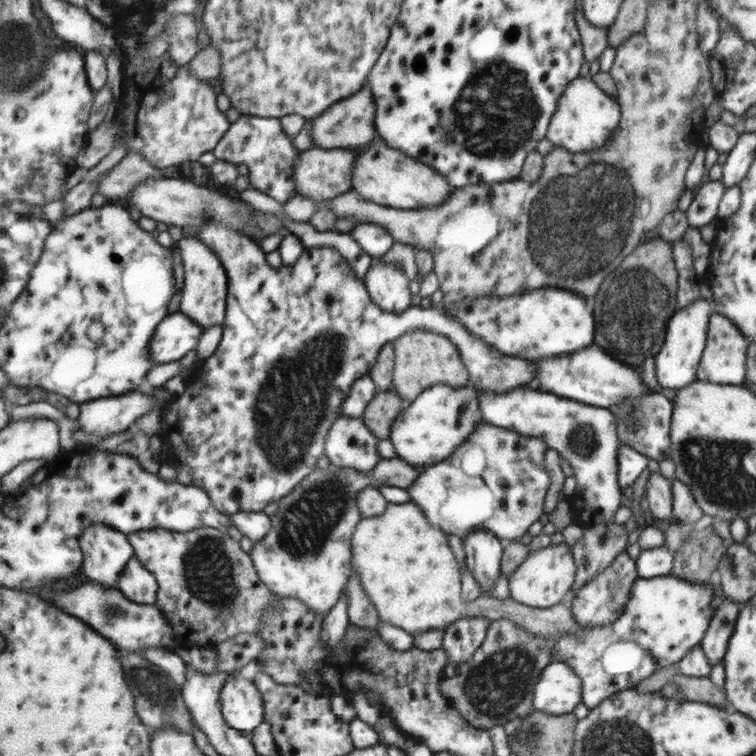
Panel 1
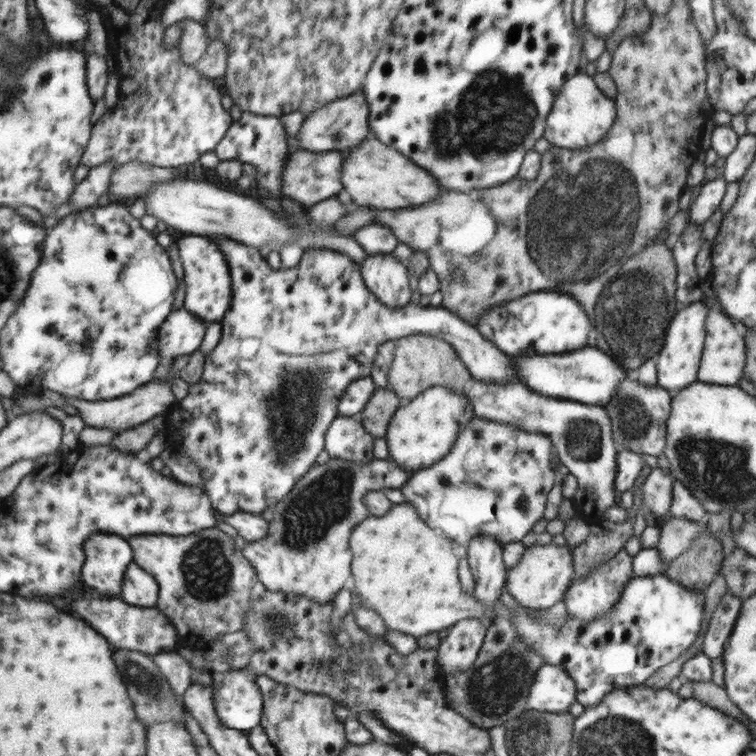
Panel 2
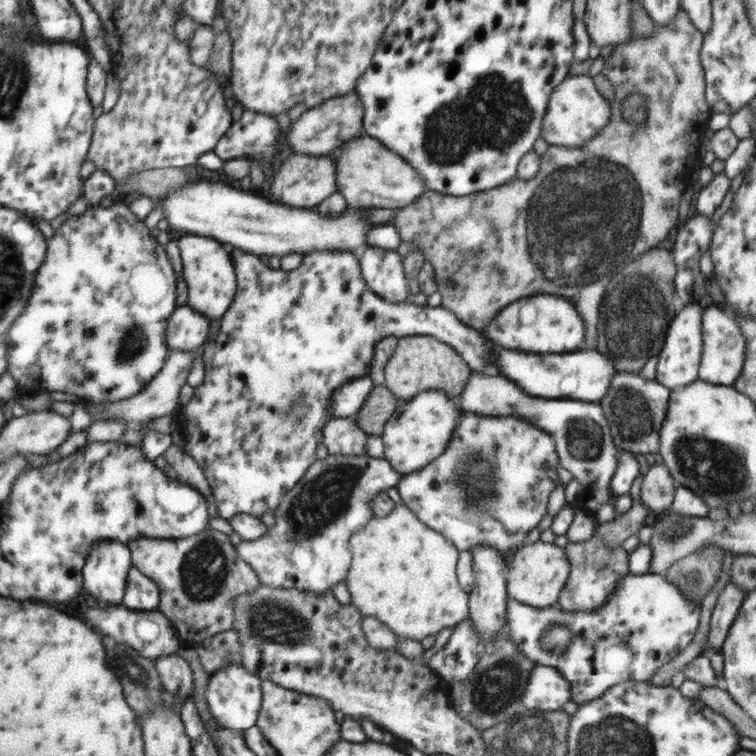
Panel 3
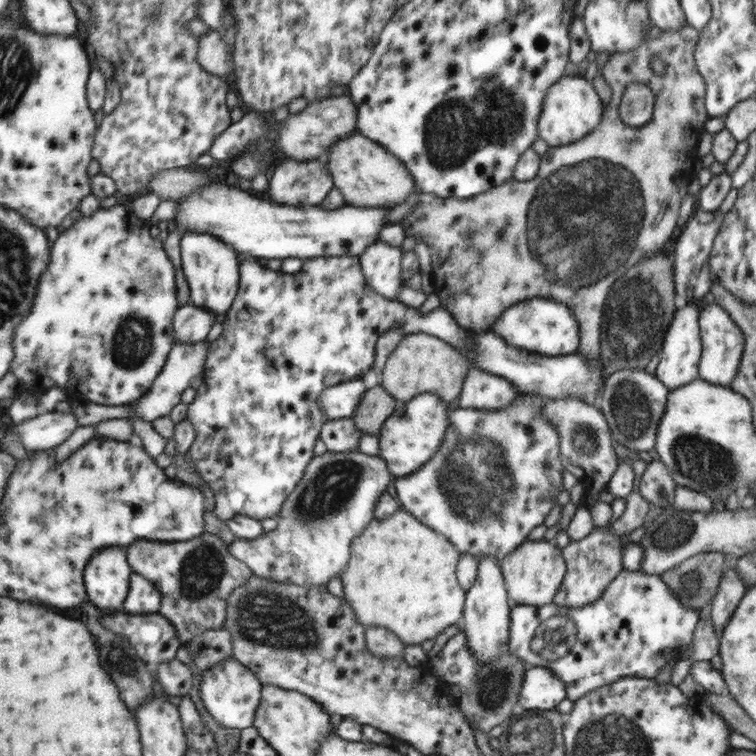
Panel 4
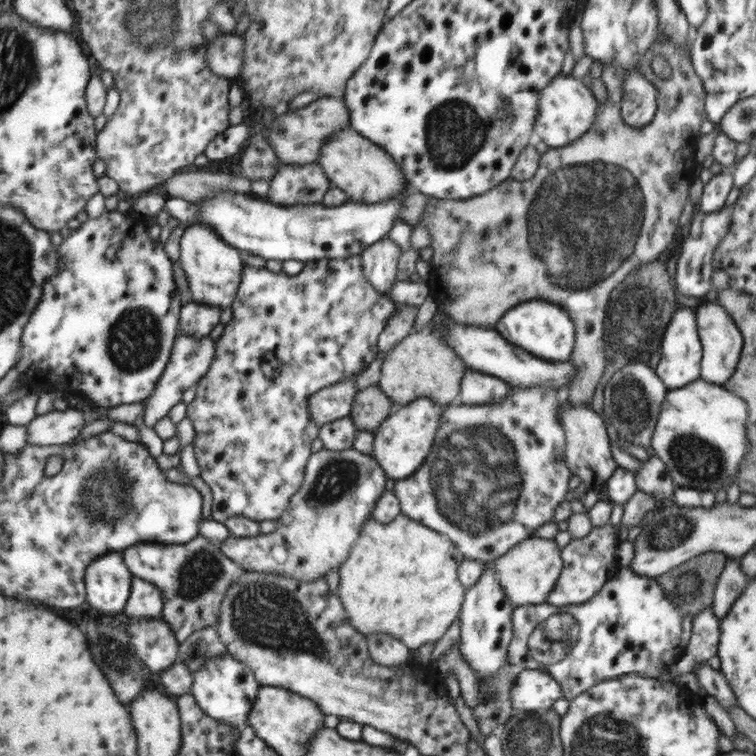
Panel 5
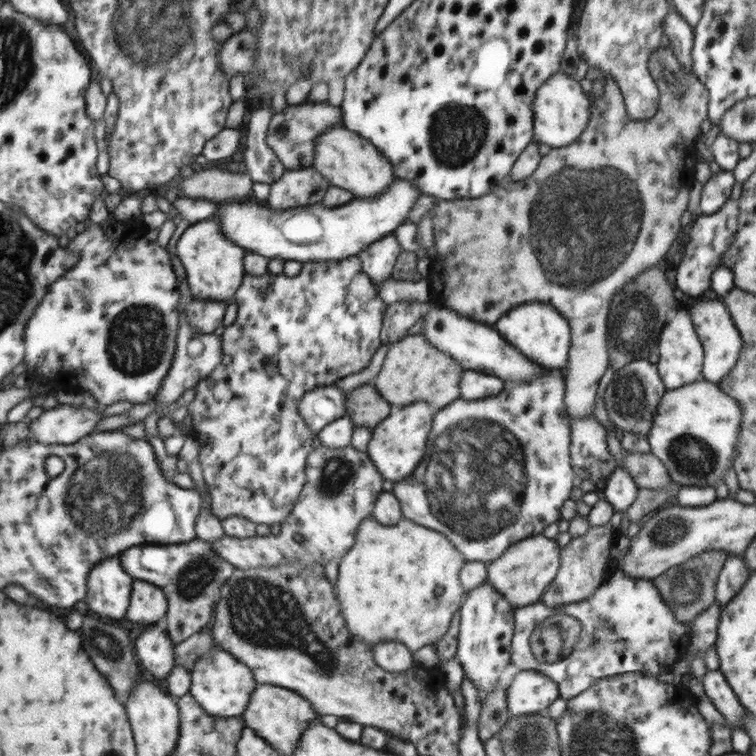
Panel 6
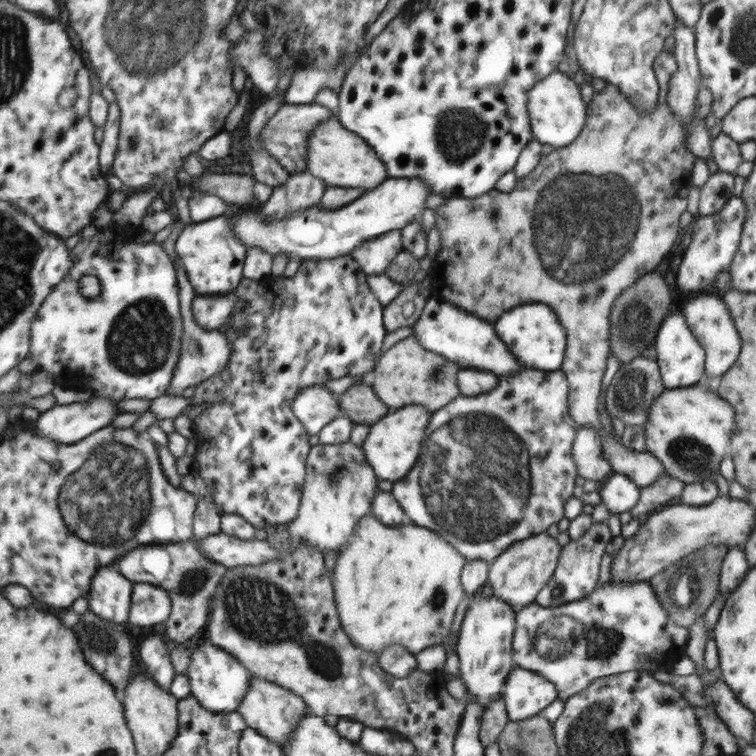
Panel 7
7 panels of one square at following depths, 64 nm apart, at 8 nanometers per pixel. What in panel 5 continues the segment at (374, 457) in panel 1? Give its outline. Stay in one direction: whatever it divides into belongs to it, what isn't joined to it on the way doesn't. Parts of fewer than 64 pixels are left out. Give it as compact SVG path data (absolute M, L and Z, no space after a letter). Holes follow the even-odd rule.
M348 416L322 424L320 440L323 443L323 449L331 451L351 449L356 431L355 423Z

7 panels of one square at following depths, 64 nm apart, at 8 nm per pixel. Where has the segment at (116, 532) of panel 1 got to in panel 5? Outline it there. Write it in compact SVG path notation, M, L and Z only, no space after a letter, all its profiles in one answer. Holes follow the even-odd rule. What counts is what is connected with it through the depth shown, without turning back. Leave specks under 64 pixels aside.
M124 551L111 552L111 554L105 553L96 561L93 561L93 564L88 568L89 572L86 572L86 581L89 596L86 602L89 602L93 608L103 610L107 614L123 614L132 594L132 581L135 579L124 559Z

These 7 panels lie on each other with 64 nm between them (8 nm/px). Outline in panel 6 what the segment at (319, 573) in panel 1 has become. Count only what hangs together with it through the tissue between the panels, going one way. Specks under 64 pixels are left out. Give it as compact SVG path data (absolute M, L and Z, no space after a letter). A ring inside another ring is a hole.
M319 445L309 453L309 480L305 480L305 488L301 488L300 494L297 495L297 504L293 503L293 512L283 522L277 524L266 536L255 534L242 539L224 534L221 538L209 542L210 550L215 551L235 569L243 570L259 566L277 566L277 564L269 564L275 558L279 558L280 562L296 558L298 564L302 566L327 564L331 560L338 561L353 547L360 524L371 517L378 494L382 492L382 481L367 453L353 449L351 446L333 449Z

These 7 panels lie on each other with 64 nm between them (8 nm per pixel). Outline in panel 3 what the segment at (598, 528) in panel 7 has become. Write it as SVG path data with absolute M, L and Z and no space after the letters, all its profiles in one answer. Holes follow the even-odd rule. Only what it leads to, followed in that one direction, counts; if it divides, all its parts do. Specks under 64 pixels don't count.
M596 534L583 542L569 542L568 560L573 560L573 580L569 580L569 588L565 588L561 604L557 604L565 612L585 612L600 608L613 589L617 588L619 581L629 574L628 552L621 546L604 546Z

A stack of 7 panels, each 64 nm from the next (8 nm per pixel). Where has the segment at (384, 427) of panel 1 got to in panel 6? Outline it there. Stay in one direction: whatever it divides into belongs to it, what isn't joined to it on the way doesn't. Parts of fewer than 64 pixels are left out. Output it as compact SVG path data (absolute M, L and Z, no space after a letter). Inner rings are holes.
M371 383L363 384L346 393L345 414L352 419L352 423L359 427L371 430L377 426L380 420L383 420L390 411L391 405L375 390Z

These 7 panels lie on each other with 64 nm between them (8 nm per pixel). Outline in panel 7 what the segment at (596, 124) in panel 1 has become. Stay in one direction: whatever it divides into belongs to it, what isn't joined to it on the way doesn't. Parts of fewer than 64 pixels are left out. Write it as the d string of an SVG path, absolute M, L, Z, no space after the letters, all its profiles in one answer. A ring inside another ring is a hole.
M559 71L552 72L549 80L541 79L541 84L529 92L529 112L533 112L532 138L554 148L567 146L583 130L587 110L579 95L578 79L569 79Z

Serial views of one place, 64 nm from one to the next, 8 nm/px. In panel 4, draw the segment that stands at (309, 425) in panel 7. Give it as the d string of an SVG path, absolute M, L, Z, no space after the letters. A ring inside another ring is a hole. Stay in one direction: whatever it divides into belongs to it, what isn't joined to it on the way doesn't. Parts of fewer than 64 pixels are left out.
M351 379L325 388L316 403L326 420L351 417L364 392L365 384L361 379Z

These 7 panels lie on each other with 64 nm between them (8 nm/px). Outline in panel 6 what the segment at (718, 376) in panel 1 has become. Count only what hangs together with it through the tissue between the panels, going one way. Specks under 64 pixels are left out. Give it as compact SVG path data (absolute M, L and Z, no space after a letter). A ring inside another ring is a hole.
M709 295L709 300L699 302L691 308L690 317L693 320L693 326L698 332L703 346L703 368L701 374L705 381L710 383L719 383L720 380L735 366L741 350L740 332L736 329L729 313L715 296Z

